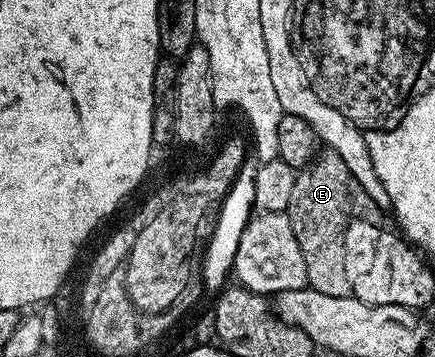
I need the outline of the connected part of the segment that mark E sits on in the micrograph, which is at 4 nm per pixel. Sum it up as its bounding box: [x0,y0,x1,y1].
[287,149,377,297]

